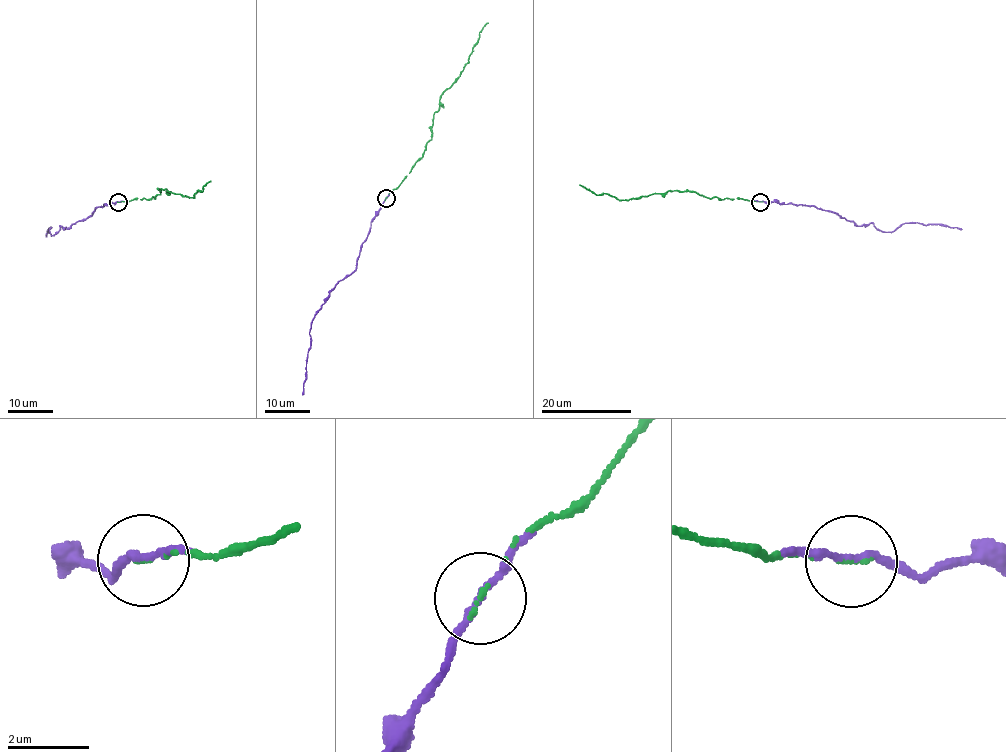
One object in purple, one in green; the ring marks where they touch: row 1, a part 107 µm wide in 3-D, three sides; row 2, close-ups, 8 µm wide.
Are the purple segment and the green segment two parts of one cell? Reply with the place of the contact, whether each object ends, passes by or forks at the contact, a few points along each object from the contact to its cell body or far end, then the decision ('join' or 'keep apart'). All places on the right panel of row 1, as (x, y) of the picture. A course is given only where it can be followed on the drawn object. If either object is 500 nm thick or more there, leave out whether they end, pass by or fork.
at (760, 202); purple passes by; green ends there; purple runs (760, 201), (815, 206), (856, 225), (873, 223), (888, 232), (905, 223), (943, 224), (961, 230); green runs (760, 201), (710, 198), (698, 192), (674, 190), (619, 200), (608, 194), (598, 195), (579, 184); join

